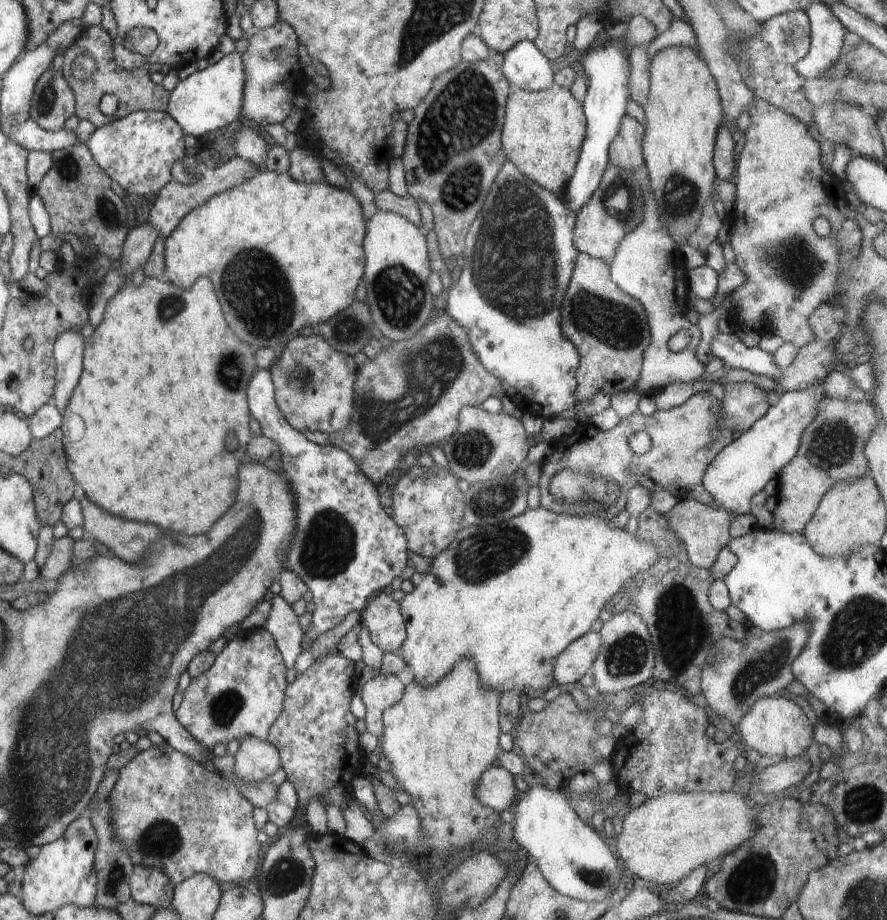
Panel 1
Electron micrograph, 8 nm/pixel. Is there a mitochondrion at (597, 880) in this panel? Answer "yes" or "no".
yes

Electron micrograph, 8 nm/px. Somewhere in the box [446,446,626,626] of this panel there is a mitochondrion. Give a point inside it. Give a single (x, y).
(483, 554)

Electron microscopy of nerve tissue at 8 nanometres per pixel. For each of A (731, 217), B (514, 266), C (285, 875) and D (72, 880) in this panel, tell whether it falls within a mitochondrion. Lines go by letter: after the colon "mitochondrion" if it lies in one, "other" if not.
A: other
B: mitochondrion
C: mitochondrion
D: other

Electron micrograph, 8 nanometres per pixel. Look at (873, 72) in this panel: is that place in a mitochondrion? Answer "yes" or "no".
no

